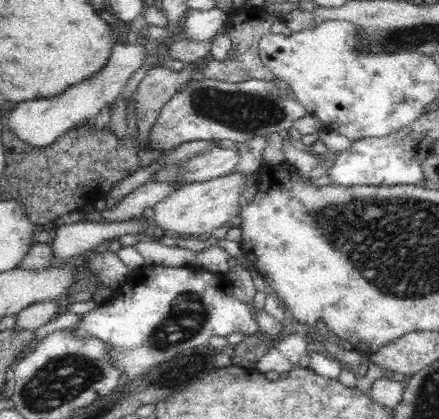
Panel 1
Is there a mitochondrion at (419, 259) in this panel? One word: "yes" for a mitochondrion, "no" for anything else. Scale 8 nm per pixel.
yes

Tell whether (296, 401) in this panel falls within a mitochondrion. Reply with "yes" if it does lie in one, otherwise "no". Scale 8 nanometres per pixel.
no

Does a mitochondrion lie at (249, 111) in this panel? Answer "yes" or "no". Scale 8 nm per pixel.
yes

